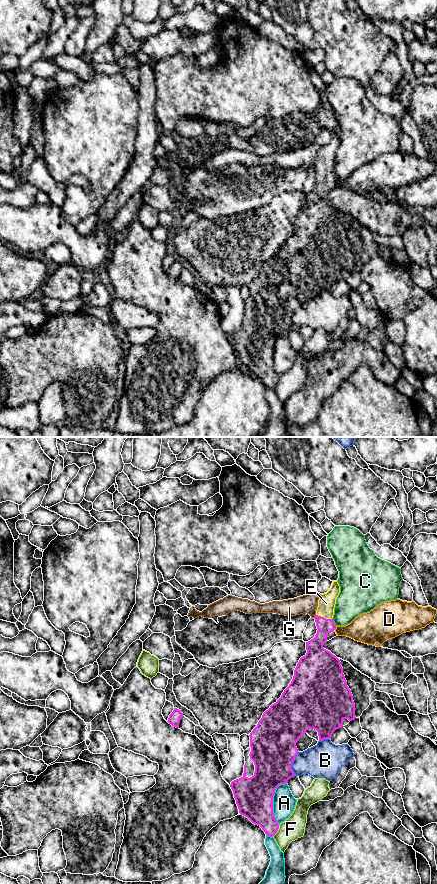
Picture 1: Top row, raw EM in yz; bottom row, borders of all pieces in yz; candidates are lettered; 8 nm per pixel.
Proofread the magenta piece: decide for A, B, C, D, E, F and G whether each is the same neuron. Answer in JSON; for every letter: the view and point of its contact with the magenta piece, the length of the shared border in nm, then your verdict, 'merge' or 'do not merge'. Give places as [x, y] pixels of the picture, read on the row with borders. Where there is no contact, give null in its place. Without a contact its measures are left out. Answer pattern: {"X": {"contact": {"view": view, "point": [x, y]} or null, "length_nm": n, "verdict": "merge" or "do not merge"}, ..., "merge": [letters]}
{"A": {"contact": {"view": "yz", "point": [272, 801]}, "length_nm": 360, "verdict": "do not merge"}, "B": {"contact": {"view": "yz", "point": [292, 762]}, "length_nm": 200, "verdict": "do not merge"}, "C": {"contact": {"view": "yz", "point": [333, 622]}, "length_nm": 70, "verdict": "do not merge"}, "D": {"contact": {"view": "yz", "point": [335, 628]}, "length_nm": 40, "verdict": "do not merge"}, "E": {"contact": {"view": "yz", "point": [323, 617]}, "length_nm": 130, "verdict": "merge"}, "F": {"contact": {"view": "yz", "point": [276, 831]}, "length_nm": 110, "verdict": "do not merge"}, "G": {"contact": {"view": "yz", "point": [315, 616]}, "length_nm": 40, "verdict": "do not merge"}, "merge": ["E"]}

